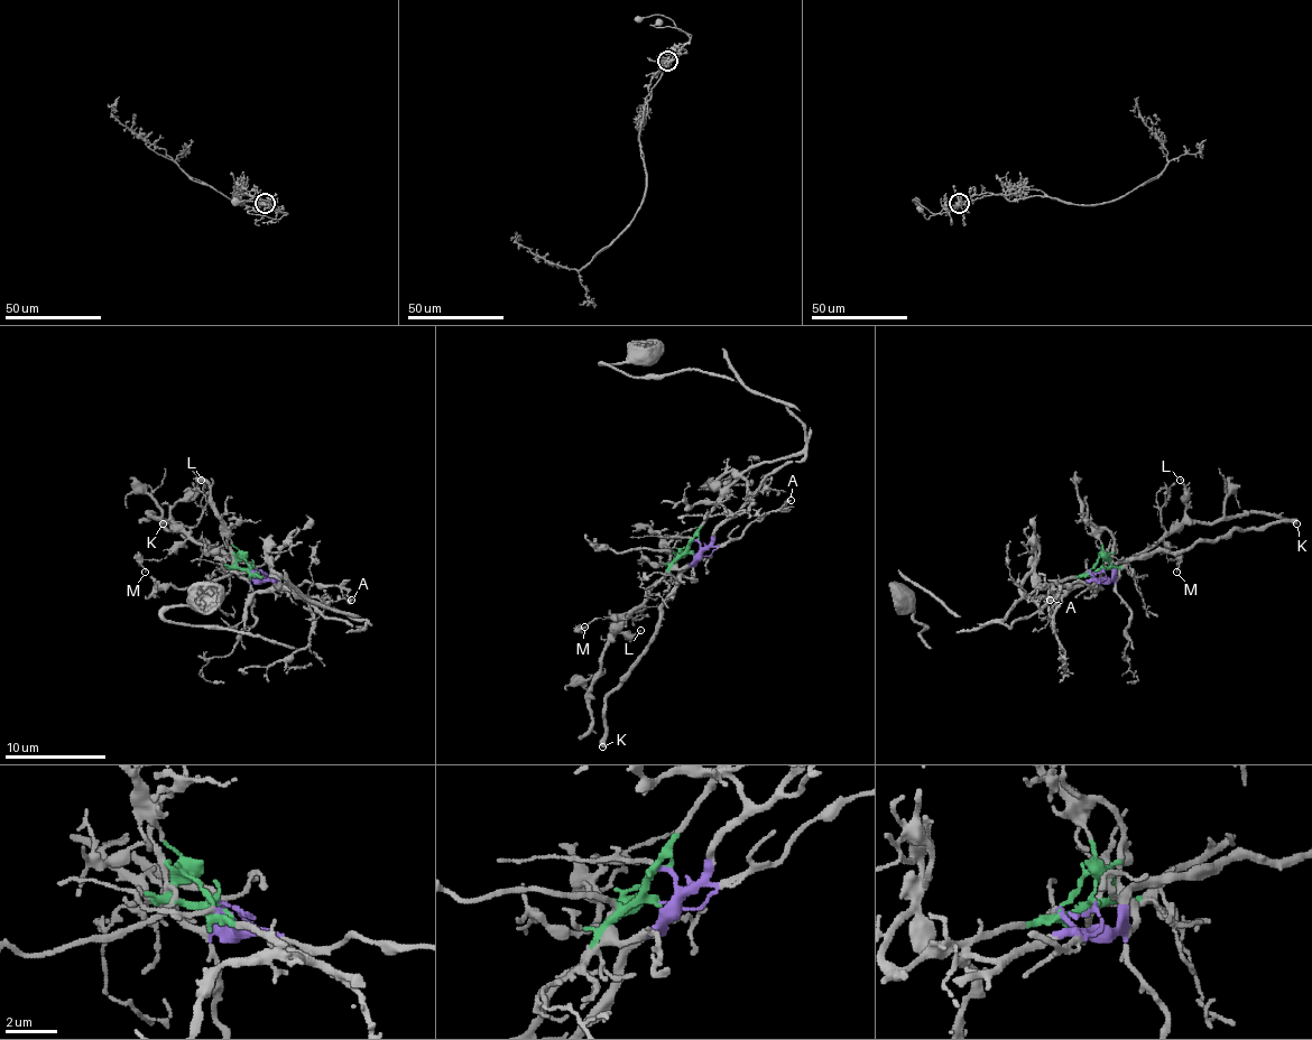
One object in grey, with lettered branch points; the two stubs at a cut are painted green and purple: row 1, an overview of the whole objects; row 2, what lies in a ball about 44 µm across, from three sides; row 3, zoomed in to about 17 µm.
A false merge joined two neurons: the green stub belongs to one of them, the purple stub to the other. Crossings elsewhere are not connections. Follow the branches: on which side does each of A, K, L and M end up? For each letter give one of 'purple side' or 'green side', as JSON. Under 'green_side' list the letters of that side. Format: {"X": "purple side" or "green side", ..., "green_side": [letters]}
{"A": "purple side", "K": "purple side", "L": "green side", "M": "green side", "green_side": ["L", "M"]}

